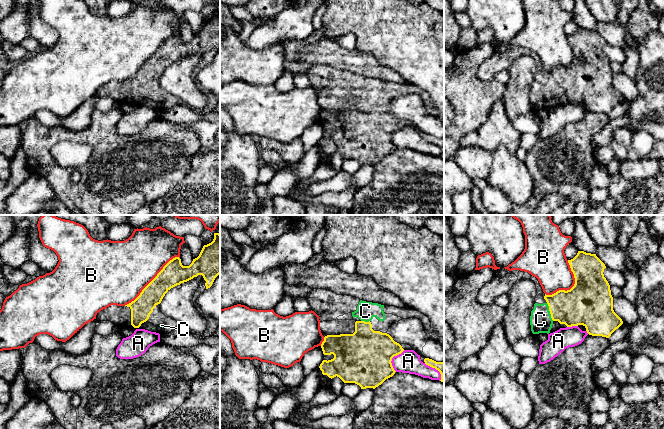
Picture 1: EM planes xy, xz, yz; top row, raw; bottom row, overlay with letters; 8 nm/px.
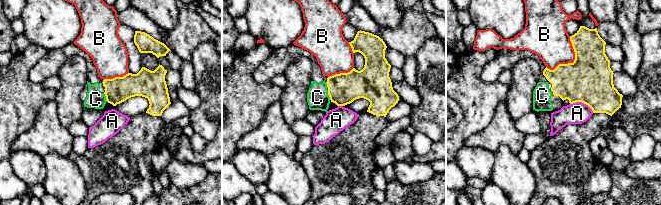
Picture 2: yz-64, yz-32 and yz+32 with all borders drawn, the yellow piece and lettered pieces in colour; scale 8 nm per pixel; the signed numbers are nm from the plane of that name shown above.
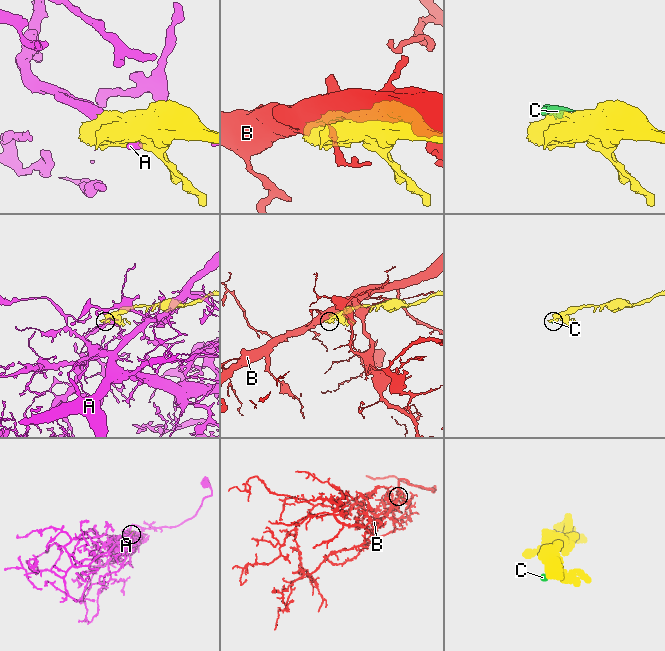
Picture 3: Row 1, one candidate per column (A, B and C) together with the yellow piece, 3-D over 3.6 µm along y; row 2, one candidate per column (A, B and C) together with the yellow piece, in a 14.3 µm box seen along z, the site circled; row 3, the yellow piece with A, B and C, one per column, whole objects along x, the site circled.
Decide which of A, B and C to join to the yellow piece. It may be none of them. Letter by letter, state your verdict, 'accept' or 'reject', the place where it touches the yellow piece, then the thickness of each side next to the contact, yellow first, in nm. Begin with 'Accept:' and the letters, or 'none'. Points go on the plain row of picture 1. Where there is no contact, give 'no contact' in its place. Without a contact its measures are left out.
Accept: C
A: reject; contact xz (391, 135); calibres 440 and 180 nm
B: reject; contact xy (152, 56); calibres 190 and 460 nm
C: accept; contact yz (550, 88); calibres 320 and 180 nm

